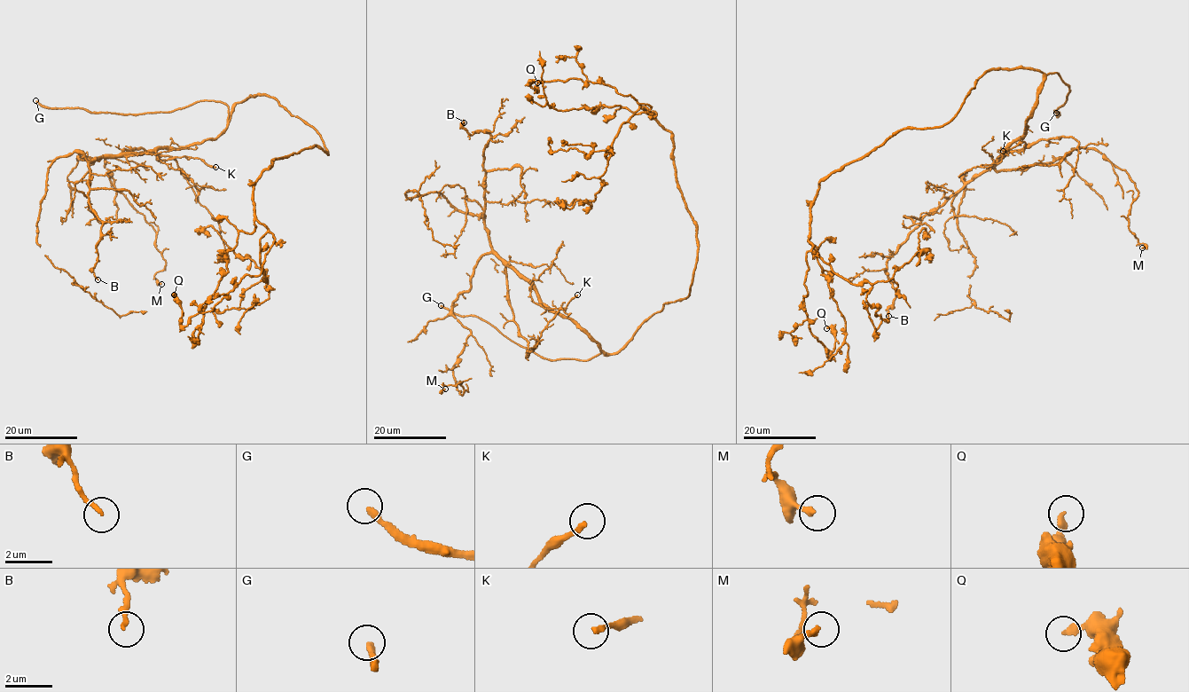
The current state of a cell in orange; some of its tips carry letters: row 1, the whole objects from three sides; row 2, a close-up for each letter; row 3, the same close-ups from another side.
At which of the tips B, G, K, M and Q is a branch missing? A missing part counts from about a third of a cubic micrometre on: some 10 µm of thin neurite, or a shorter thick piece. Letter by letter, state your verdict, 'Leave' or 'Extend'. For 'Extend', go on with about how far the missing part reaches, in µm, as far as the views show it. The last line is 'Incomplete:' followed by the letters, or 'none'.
B: Leave
G: Extend. Missing length about 8 µm
K: Leave
M: Leave
Q: Leave
Incomplete: G

